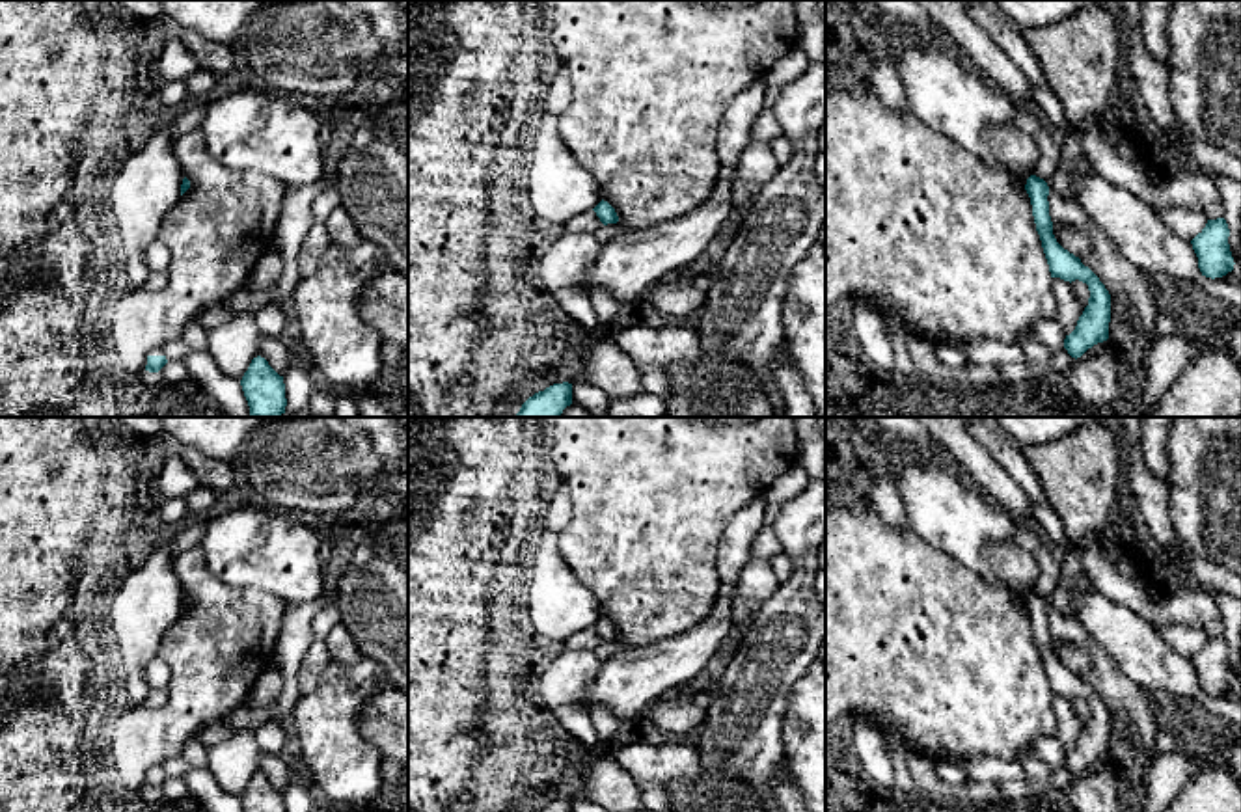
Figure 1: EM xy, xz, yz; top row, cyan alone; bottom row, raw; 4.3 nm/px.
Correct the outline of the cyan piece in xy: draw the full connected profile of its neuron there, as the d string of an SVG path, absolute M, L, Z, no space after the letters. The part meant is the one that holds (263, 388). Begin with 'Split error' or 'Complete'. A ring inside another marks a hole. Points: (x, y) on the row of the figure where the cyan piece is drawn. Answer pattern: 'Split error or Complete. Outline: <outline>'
Complete. Outline: M265 358L252 359L240 380L244 397L250 406L250 417L280 417L285 413L285 384Z

